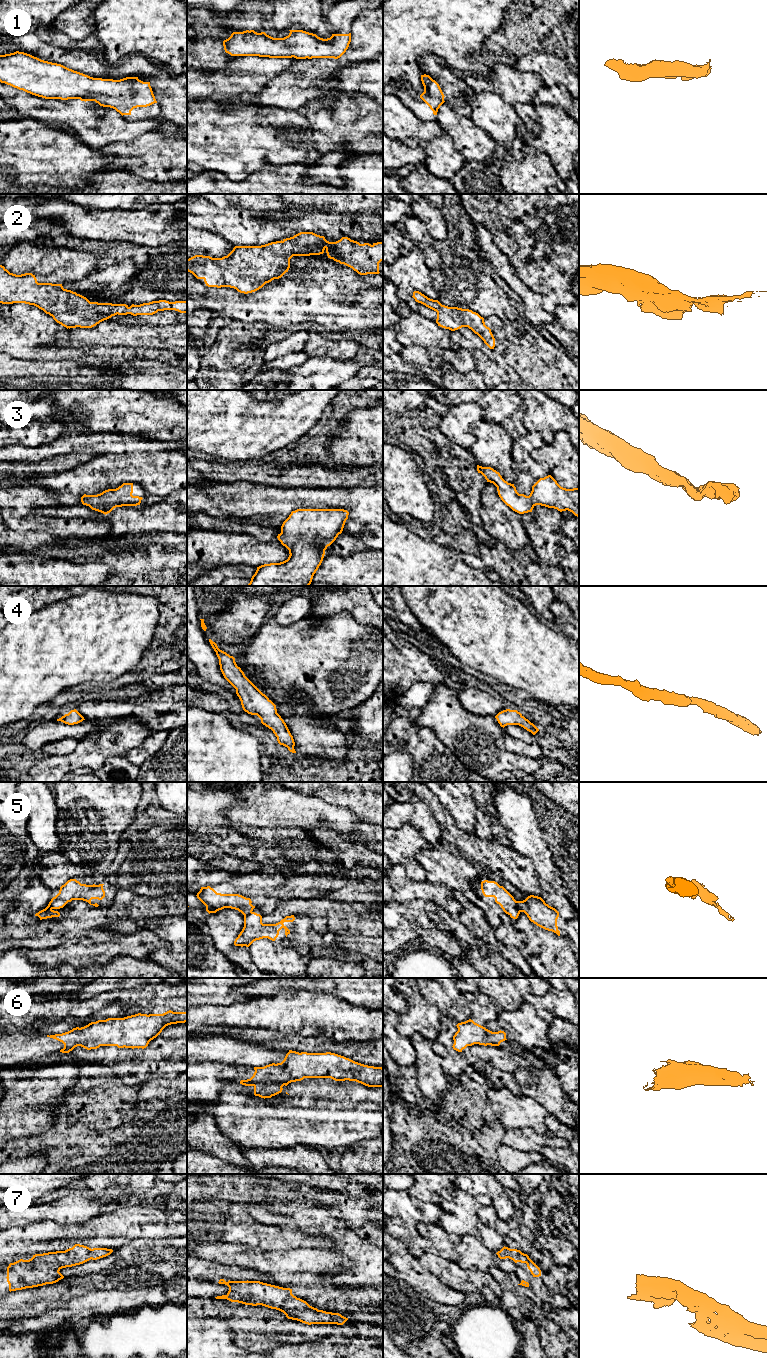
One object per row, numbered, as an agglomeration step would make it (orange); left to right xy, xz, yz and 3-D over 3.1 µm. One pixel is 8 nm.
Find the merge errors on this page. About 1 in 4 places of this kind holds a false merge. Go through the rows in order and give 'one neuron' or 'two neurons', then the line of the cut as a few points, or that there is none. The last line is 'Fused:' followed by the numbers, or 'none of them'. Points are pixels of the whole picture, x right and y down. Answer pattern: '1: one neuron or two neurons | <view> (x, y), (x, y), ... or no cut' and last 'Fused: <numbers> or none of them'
1: one neuron | no cut
2: one neuron | no cut
3: one neuron | no cut
4: one neuron | no cut
5: two neurons | yz (515, 901), (516, 907), (520, 911)
6: one neuron | no cut
7: one neuron | no cut
Fused: 5

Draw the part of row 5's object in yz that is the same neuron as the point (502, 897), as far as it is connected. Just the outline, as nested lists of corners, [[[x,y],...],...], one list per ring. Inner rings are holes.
[[[484,880],[481,882],[481,890],[485,897],[494,897],[495,902],[511,918],[518,918],[520,911],[517,908],[516,900],[503,886],[495,881]]]

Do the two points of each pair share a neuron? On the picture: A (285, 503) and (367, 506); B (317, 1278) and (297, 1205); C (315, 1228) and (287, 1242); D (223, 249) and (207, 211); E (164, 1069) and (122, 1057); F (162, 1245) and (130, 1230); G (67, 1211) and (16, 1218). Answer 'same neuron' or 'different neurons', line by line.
A: same neuron
B: different neurons
C: different neurons
D: different neurons
E: same neuron
F: different neurons
G: same neuron

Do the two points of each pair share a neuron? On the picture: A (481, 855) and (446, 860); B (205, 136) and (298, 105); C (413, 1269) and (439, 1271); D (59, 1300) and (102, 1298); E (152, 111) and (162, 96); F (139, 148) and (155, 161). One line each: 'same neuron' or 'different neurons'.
A: different neurons
B: different neurons
C: different neurons
D: different neurons
E: different neurons
F: same neuron

